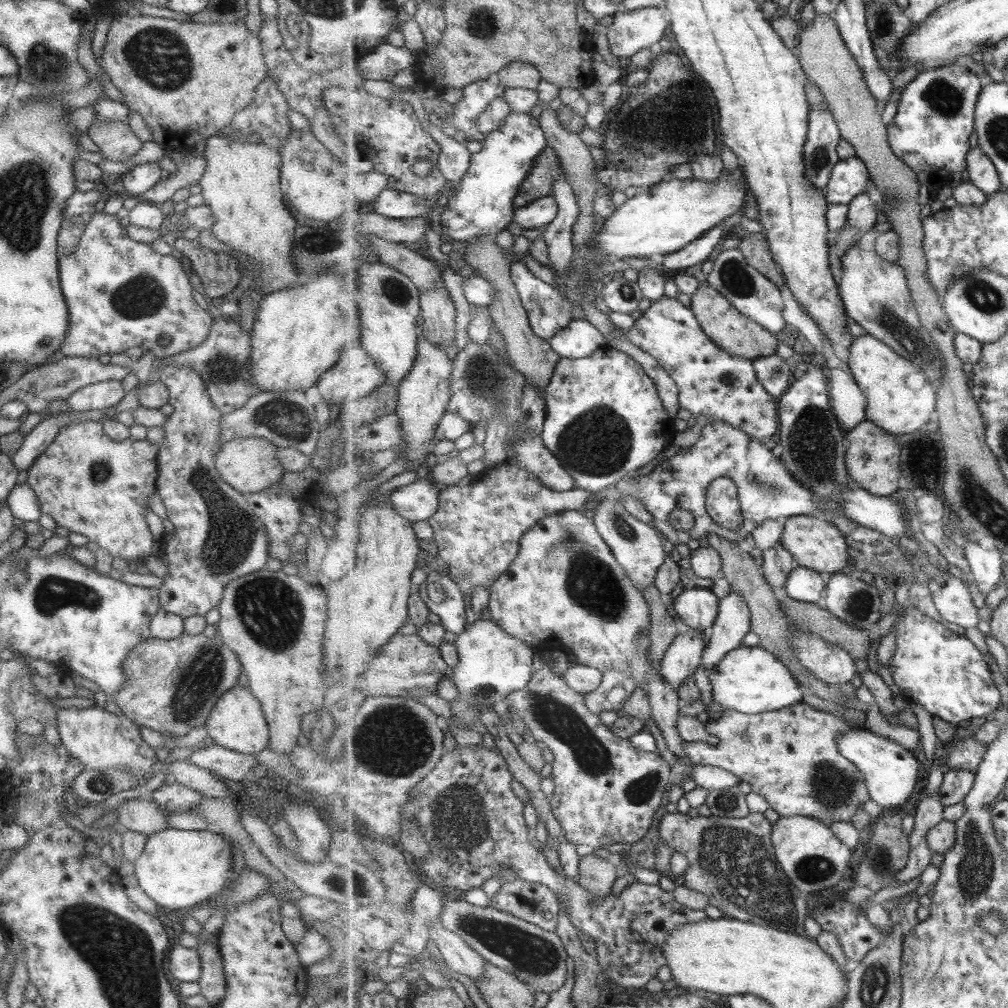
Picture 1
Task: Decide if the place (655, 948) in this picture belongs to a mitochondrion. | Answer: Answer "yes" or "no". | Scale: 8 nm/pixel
no

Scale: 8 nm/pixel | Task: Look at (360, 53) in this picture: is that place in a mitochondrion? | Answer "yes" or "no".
no

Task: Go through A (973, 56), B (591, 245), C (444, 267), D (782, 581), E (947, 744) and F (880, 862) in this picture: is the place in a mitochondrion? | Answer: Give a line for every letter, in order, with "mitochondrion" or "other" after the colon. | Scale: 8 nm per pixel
A: other
B: other
C: other
D: other
E: other
F: mitochondrion

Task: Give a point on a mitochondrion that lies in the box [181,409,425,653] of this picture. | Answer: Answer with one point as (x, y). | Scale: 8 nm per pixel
(231, 534)

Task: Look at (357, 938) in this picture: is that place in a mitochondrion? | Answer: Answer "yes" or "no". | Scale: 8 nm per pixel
no

